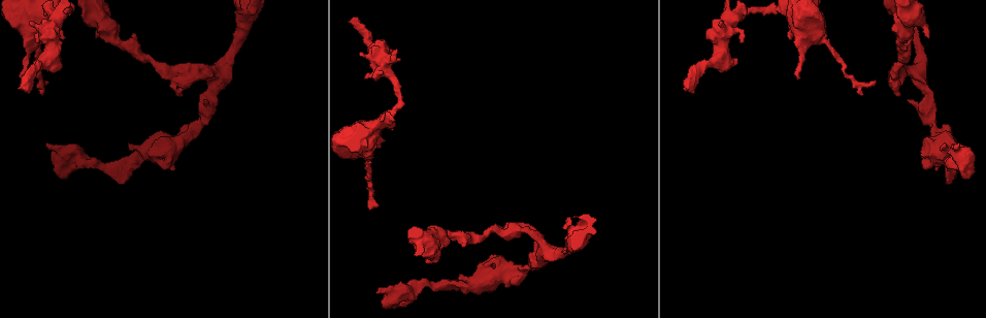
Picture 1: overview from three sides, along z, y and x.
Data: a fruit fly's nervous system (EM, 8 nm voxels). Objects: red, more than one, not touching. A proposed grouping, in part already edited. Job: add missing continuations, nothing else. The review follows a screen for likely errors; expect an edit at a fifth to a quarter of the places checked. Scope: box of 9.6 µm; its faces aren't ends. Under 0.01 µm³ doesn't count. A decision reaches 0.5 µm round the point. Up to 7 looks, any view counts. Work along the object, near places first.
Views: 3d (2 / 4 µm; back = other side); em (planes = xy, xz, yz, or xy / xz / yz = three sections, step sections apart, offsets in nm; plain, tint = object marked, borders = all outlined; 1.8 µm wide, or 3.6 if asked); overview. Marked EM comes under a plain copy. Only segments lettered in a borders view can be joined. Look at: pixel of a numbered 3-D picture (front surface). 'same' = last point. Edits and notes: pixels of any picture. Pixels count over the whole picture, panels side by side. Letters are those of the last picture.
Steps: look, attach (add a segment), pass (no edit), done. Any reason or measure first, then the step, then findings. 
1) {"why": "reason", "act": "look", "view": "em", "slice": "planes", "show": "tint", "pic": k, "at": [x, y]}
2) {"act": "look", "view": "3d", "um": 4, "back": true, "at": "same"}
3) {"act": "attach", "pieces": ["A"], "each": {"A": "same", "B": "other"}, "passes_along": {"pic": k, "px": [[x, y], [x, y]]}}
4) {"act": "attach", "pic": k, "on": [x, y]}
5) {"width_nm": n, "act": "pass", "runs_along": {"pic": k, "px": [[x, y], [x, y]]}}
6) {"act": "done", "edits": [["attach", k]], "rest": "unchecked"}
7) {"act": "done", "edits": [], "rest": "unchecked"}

{"why": "branch stops here", "act": "look", "view": "em", "slice": "xy", "step": 4, "show": "tint", "pic": 1, "at": [47, 148]}

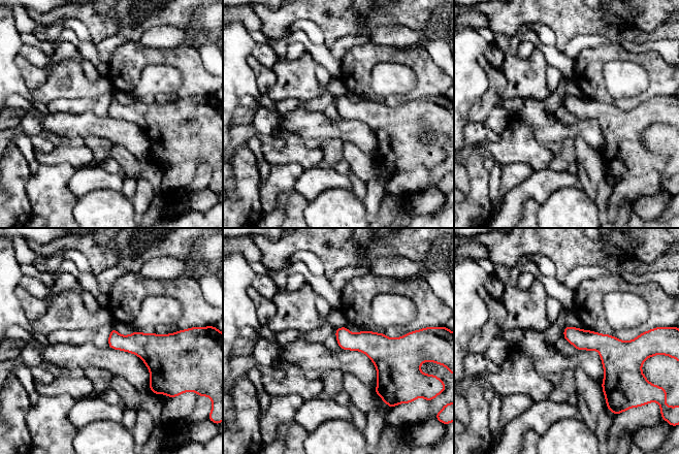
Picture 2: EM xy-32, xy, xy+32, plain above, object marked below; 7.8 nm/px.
{"act": "look", "view": "em", "slice": "planes", "show": "borders", "at": "same"}

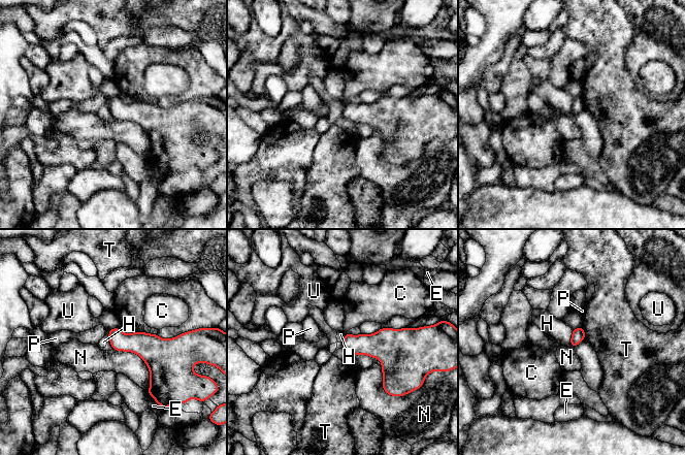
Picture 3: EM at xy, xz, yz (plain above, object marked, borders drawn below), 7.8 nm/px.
{"act": "pass", "each": {"C": "other", "E": "other", "H": "other", "N": "other", "P": "other", "T": "other", "U": "other"}, "border": {"pic": 3, "px": [[573, 330], [569, 346]]}, "found": "none of them fits"}

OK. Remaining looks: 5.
{"act": "look", "view": "3d", "um": 4, "pic": 1, "at": [372, 208]}

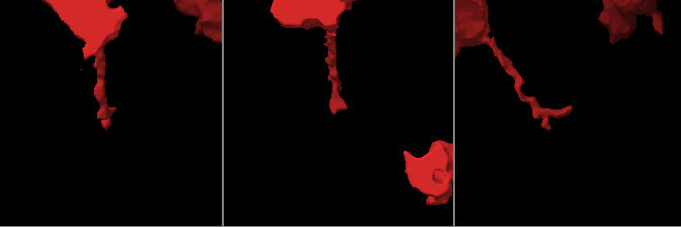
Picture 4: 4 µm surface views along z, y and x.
{"why": "shape alone is not enough", "act": "look", "view": "em", "um": 3.6, "slice": "planes", "show": "borders", "pic": 4, "at": [571, 108]}

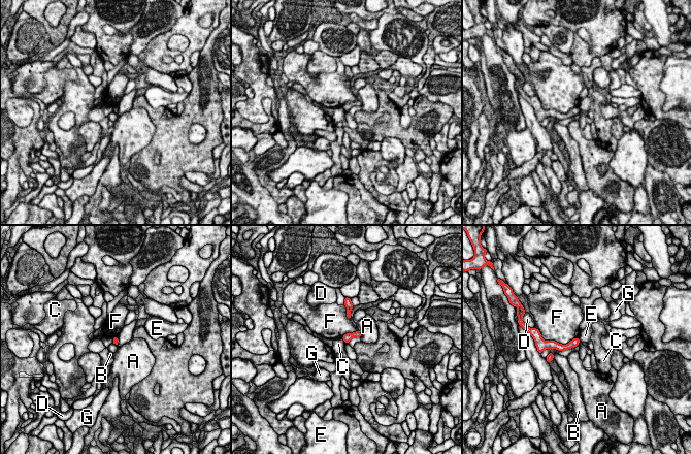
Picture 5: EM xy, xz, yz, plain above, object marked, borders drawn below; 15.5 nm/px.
{"longest_contact_nm": ["F", 550], "act": "pass", "each": {"A": "other", "B": "other", "C": "other", "D": "other", "E": "other", "F": "other", "G": "other"}, "runs_along": {"pic": 5, "px": [[577, 341], [566, 347], [549, 346]]}, "found": "none of them fits"}

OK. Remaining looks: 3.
{"why": "an open end", "act": "look", "view": "3d", "um": 4, "pic": 1, "at": [97, 36]}

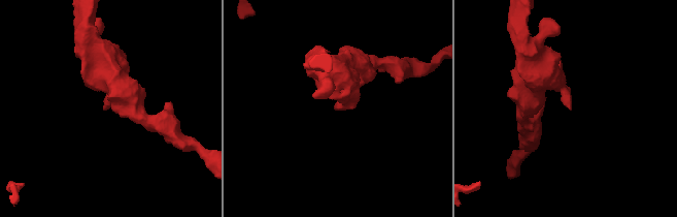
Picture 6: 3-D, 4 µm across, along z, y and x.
{"act": "look", "view": "em", "slice": "xy", "step": 16, "show": "borders", "pic": 6, "at": [337, 109]}

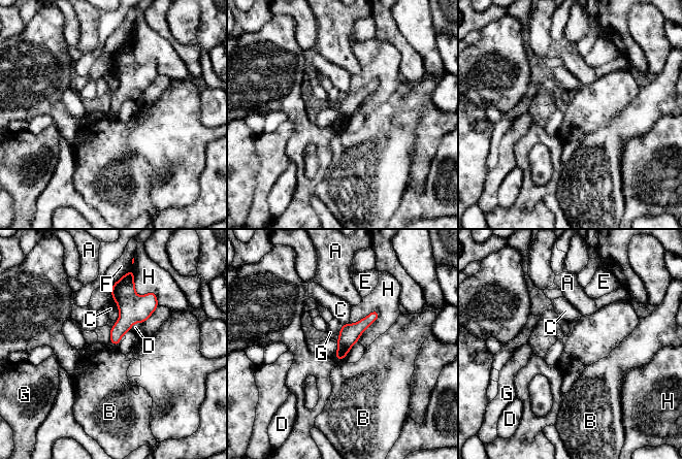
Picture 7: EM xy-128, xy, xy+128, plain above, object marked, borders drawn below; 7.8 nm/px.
{"longest_contact_nm": ["H", 300], "act": "pass", "each": {"A": "other", "B": "other", "C": "other", "D": "other", "E": "other", "F": "other", "G": "other", "H": "other"}, "found": "no lettered segment goes on from it"}

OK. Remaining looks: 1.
{"act": "done", "edits": [], "rest": "unchecked"}

